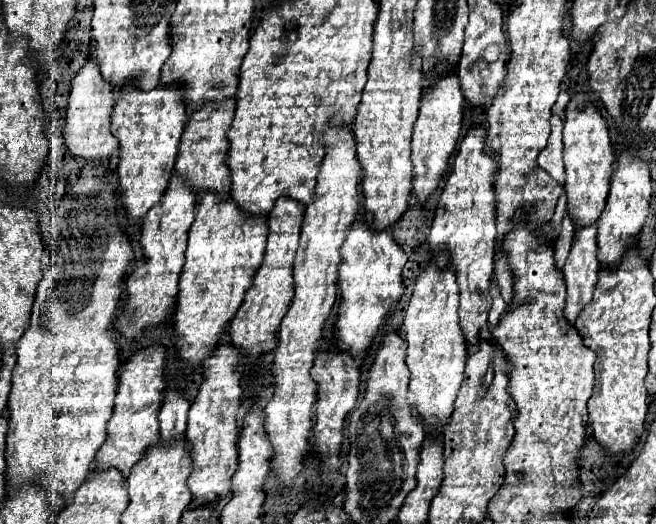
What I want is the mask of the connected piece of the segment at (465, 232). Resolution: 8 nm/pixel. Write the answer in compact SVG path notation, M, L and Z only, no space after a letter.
M484 124L472 126L460 142L460 148L454 158L452 172L442 188L440 202L436 208L436 216L430 228L430 248L440 266L452 262L456 270L456 280L460 286L460 326L464 330L466 342L474 344L480 334L490 340L488 332L488 312L492 306L492 298L488 294L488 284L494 272L494 256L496 256L496 196L492 188L492 180L496 178L496 158L484 152L484 138L488 128Z

